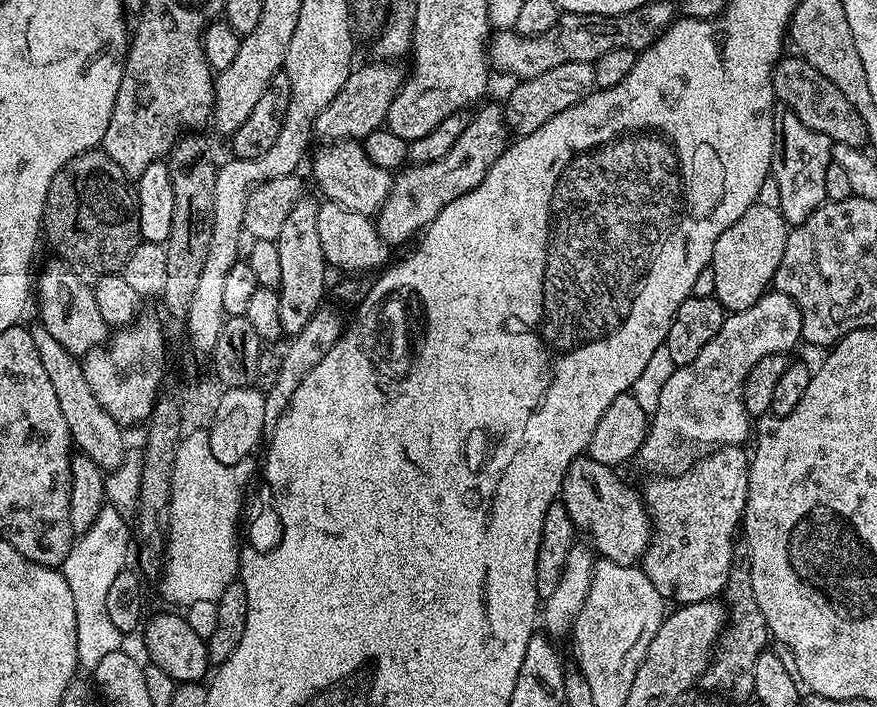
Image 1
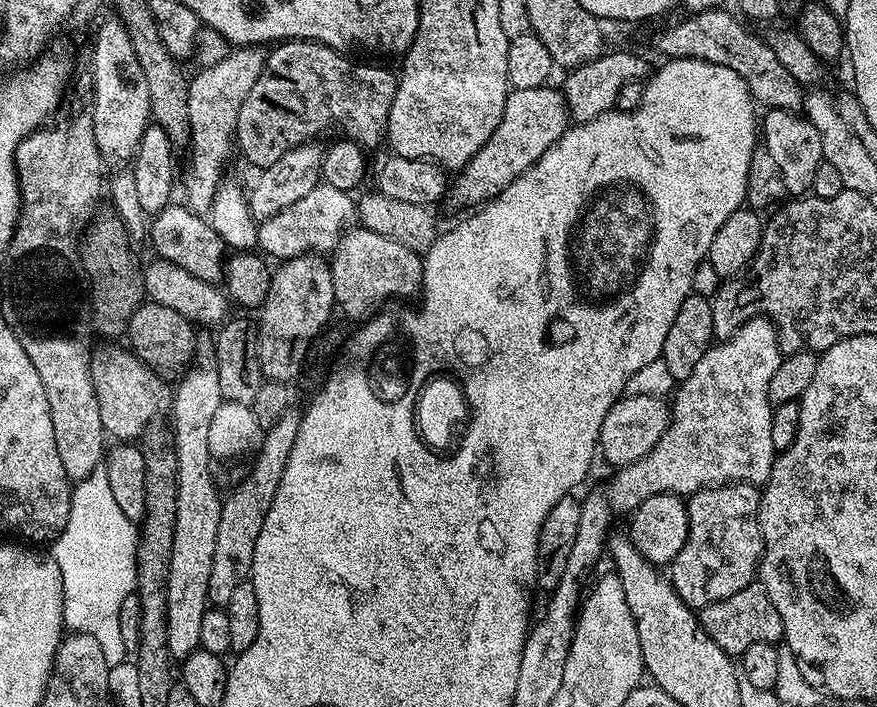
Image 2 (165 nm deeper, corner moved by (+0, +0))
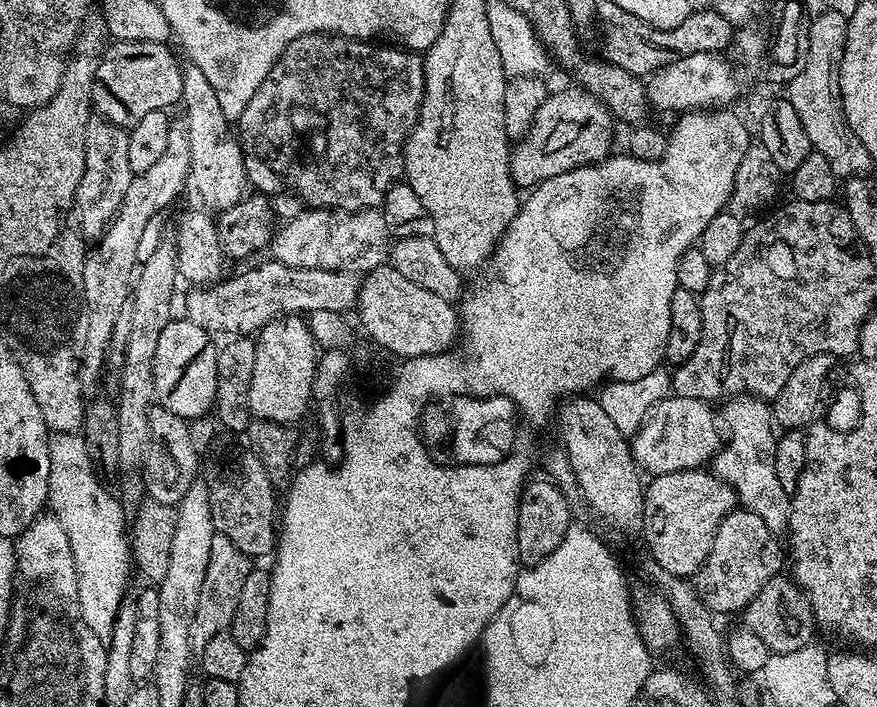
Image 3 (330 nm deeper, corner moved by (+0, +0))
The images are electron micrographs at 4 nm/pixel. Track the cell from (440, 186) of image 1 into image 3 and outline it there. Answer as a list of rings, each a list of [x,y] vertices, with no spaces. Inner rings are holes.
[[[579,86],[571,87],[548,95],[546,102],[538,106],[538,114],[534,114],[534,122],[528,133],[515,141],[508,161],[517,189],[531,190],[546,178],[566,174],[583,164],[597,164],[600,160],[608,159],[613,151],[612,113],[598,97]]]

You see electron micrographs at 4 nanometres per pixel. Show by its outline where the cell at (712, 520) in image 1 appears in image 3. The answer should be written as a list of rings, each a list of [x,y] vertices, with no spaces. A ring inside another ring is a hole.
[[[739,506],[728,512],[714,534],[710,552],[704,565],[694,577],[694,587],[698,598],[707,606],[709,612],[741,613],[770,578],[781,575],[786,564],[786,556],[775,535],[766,530],[766,522],[758,518],[749,508]]]

